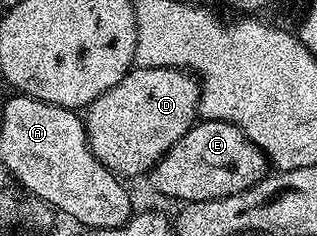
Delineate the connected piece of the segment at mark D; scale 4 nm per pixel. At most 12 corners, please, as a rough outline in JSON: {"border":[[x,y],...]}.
{"border":[[132,68],[85,110],[91,153],[150,174],[196,124],[201,85]]}

